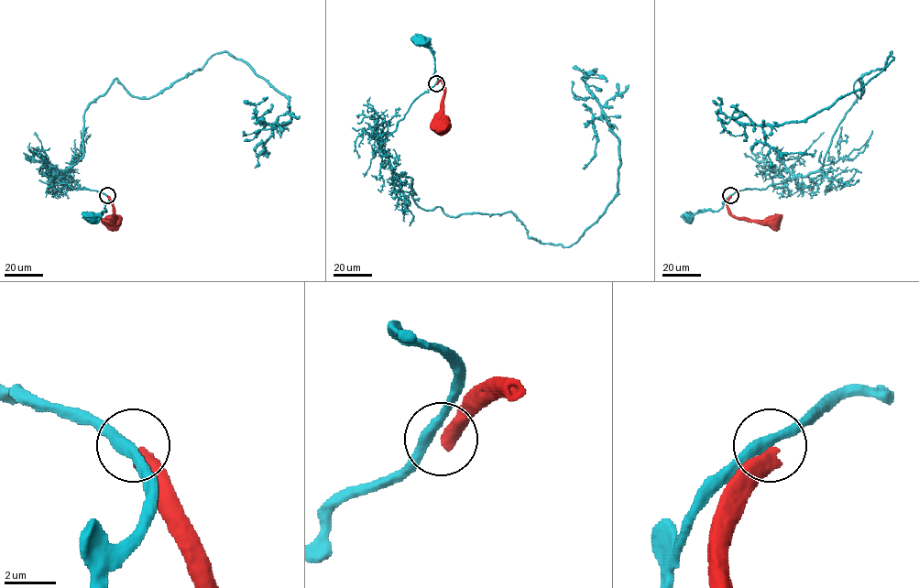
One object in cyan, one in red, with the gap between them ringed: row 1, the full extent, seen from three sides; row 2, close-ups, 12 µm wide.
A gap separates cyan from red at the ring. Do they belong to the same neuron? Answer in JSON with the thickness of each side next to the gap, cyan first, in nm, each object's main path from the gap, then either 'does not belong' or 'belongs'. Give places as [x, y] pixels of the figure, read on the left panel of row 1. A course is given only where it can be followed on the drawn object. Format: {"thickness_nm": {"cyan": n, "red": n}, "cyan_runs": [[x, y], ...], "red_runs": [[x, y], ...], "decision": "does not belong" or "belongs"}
{"thickness_nm": {"cyan": 420, "red": 600}, "cyan_runs": [[107, 195], [106, 211], [91, 214]], "red_runs": [[108, 196], [114, 222], [116, 220], [112, 222]], "decision": "does not belong"}

